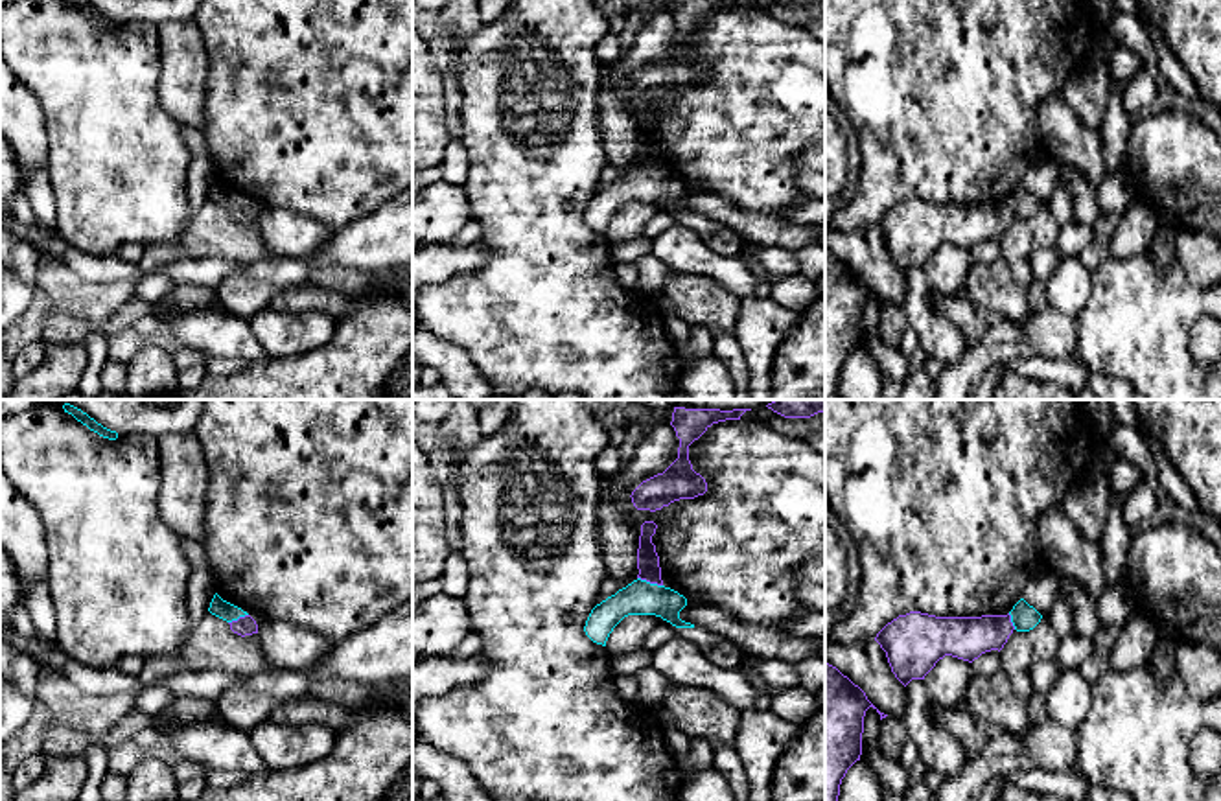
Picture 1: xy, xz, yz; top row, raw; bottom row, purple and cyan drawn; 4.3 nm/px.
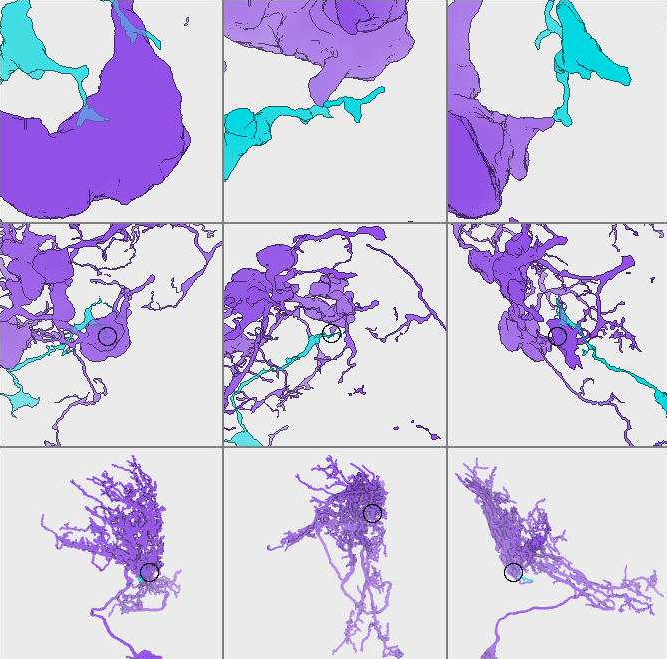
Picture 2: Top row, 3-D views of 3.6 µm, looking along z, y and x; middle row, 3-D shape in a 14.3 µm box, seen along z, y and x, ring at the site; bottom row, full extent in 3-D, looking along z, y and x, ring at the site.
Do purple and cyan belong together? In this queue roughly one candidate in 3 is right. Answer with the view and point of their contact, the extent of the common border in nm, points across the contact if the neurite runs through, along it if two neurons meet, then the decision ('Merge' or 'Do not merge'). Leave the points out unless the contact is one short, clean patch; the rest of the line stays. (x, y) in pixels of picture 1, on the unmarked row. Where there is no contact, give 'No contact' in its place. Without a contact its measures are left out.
Touches purple at xz (651, 170). Shared border 120 nm. Boundary: xz (638, 164), (662, 174). Do not merge

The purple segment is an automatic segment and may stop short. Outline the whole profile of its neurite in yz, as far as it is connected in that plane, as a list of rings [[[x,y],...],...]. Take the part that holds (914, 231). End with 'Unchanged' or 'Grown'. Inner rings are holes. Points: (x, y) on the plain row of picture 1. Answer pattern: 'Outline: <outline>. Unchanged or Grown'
Outline: [[[921,199],[899,203],[875,225],[895,265],[906,274],[945,243],[972,250],[982,241],[1002,238],[1013,221],[1011,203],[936,204]]]. Unchanged

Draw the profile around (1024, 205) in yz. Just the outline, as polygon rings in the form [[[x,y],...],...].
[[[1020,186],[1013,193],[1009,203],[1011,203],[1011,210],[1013,210],[1017,219],[1029,219],[1029,217],[1033,217],[1041,210],[1041,206],[1042,206],[1042,203],[1033,193],[1029,193],[1024,186]]]

